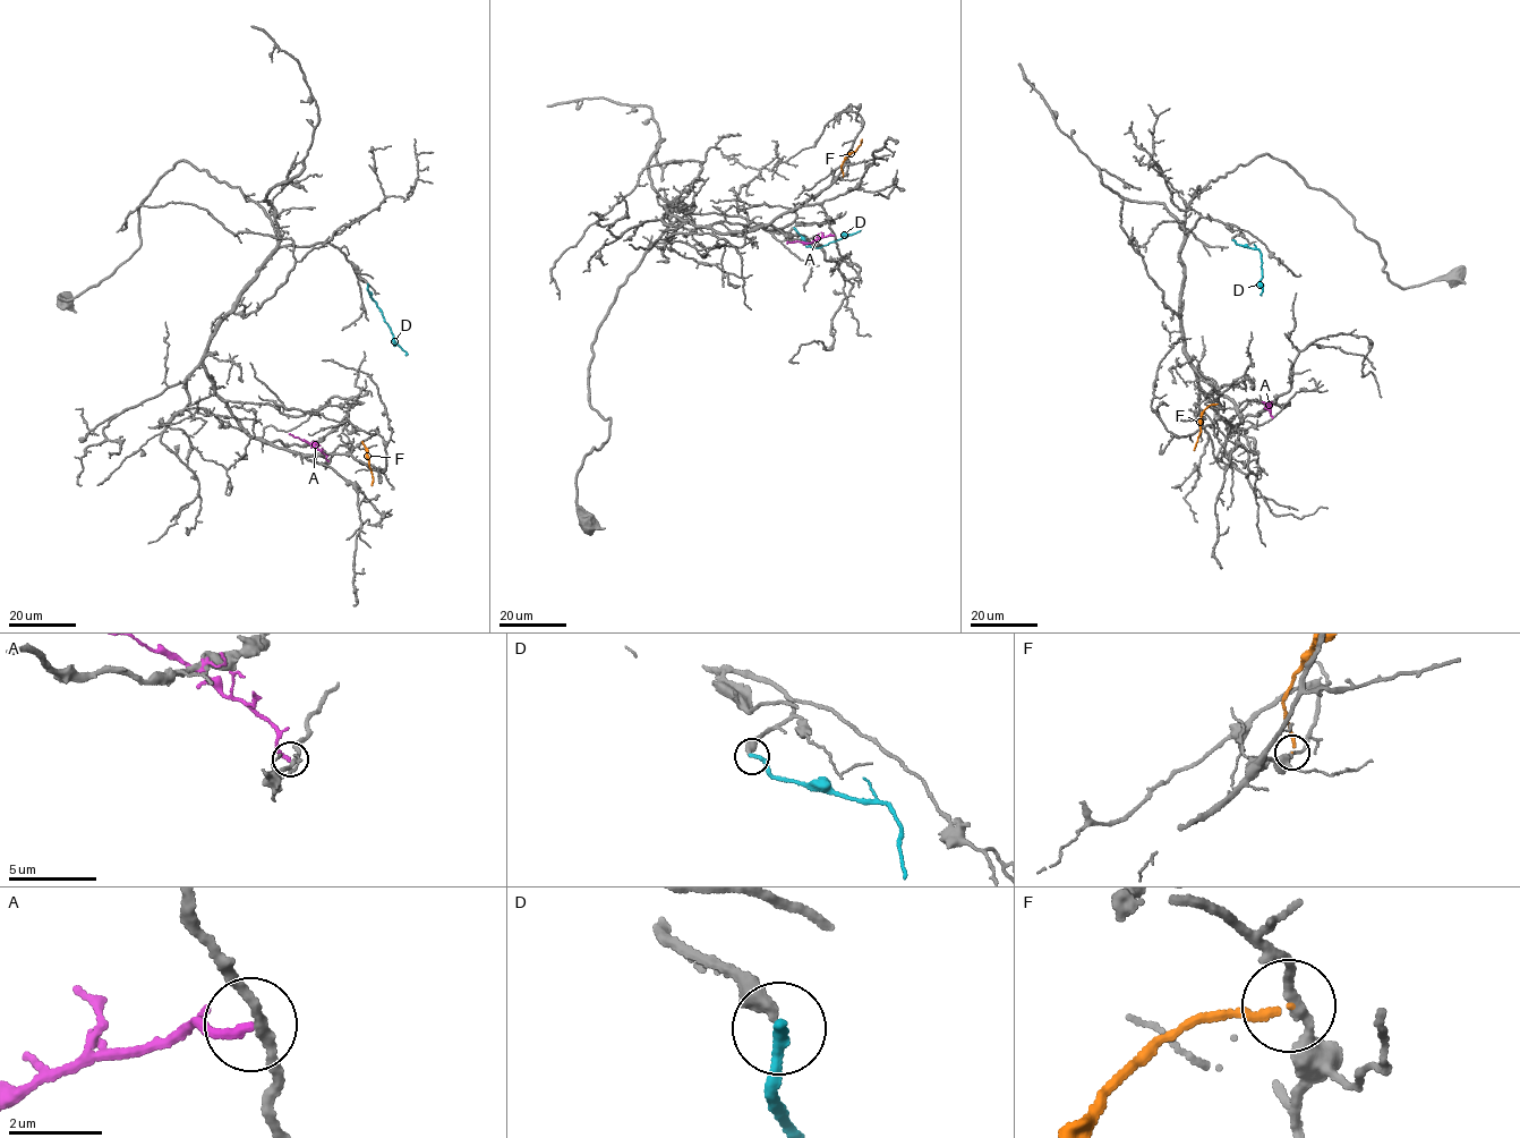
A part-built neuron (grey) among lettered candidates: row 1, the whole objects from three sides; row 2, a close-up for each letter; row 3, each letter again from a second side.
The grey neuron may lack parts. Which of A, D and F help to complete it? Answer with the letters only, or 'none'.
none

